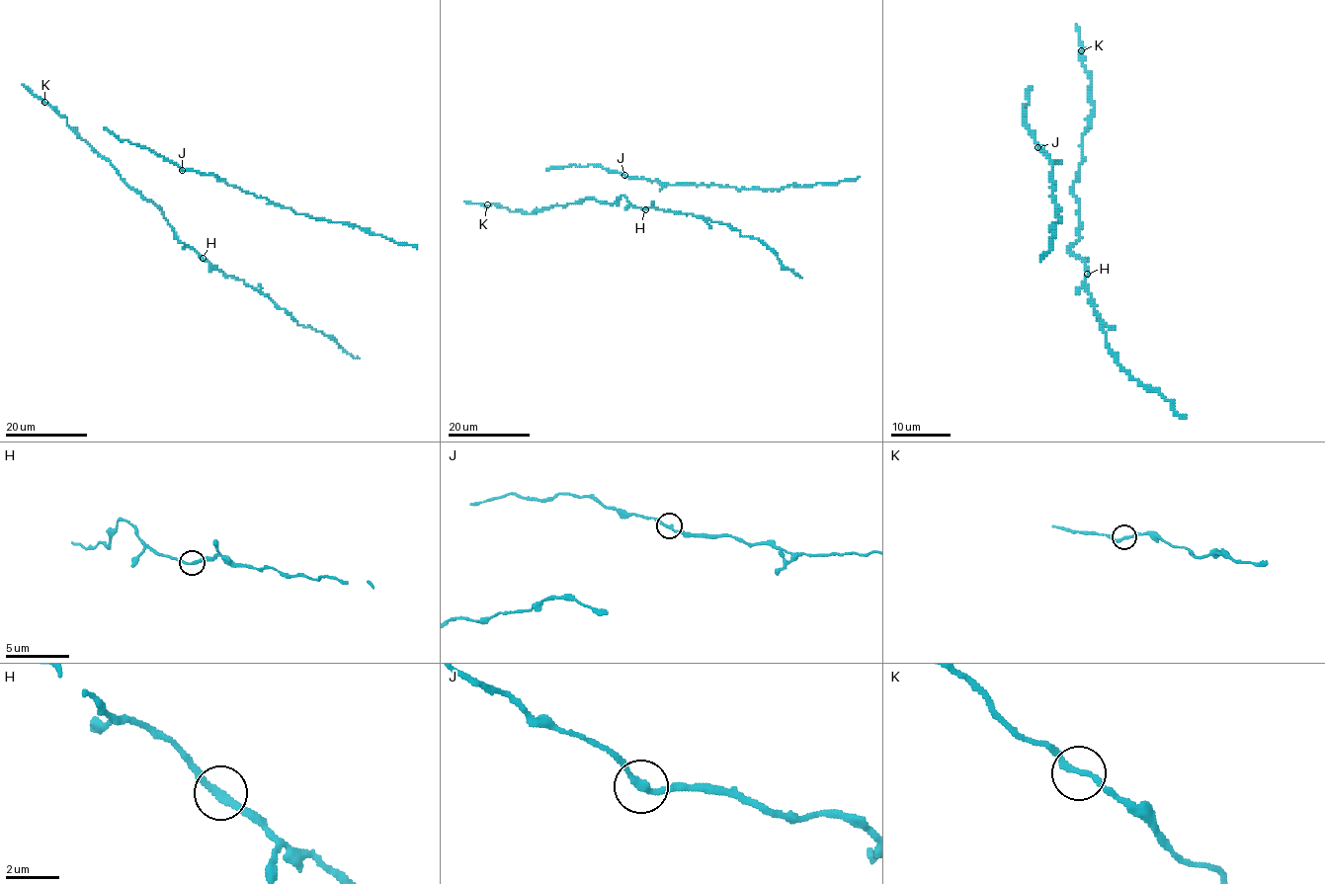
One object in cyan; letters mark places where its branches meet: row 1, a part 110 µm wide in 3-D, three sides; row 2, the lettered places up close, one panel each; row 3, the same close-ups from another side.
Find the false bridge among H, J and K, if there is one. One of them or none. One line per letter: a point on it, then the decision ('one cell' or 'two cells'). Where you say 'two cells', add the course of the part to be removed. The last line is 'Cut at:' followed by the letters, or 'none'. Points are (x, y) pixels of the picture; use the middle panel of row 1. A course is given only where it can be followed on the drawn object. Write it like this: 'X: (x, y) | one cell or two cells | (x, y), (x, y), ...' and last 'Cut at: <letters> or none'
H: (645, 209) | one cell
J: (624, 175) | one cell
K: (487, 204) | one cell
Cut at: none

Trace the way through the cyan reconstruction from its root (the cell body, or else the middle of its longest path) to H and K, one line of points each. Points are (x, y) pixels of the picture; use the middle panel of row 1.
H: (552, 204), (565, 205), (584, 199), (617, 203), (623, 196), (635, 206), (645, 209)
K: (552, 204), (532, 213), (487, 204)

